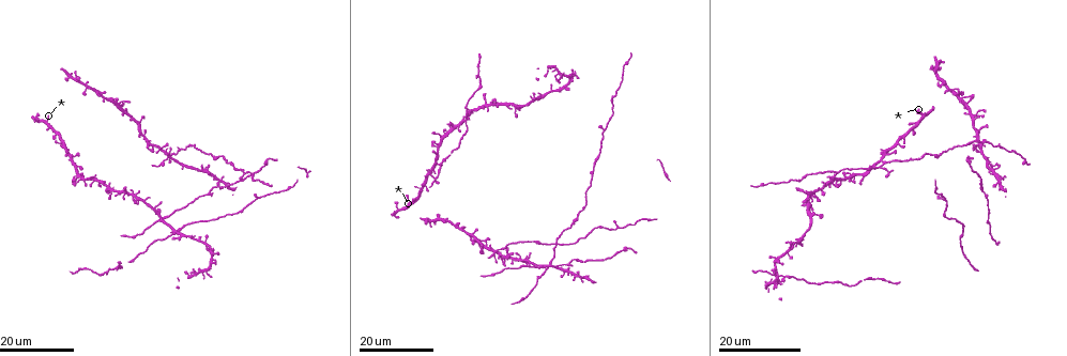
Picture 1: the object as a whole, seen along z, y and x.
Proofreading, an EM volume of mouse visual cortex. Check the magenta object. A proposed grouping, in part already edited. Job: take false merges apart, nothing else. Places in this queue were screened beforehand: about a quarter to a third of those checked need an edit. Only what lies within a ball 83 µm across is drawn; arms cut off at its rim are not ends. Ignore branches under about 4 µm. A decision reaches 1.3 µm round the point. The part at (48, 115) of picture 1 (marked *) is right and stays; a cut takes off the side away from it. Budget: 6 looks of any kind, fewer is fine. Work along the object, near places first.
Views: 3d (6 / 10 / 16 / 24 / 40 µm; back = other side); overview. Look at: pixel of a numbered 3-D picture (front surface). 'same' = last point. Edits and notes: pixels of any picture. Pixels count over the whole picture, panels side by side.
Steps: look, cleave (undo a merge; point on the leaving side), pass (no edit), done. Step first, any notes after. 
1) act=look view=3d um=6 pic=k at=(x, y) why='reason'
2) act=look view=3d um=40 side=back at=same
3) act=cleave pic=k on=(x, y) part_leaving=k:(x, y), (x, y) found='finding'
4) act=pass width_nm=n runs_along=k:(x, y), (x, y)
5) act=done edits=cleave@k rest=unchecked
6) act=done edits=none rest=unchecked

act=look view=3d um=24 pic=1 at=(959, 234)

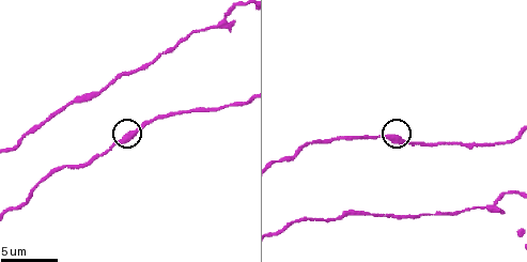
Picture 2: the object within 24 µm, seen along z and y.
act=look view=3d um=6 pic=2 at=(400, 140)

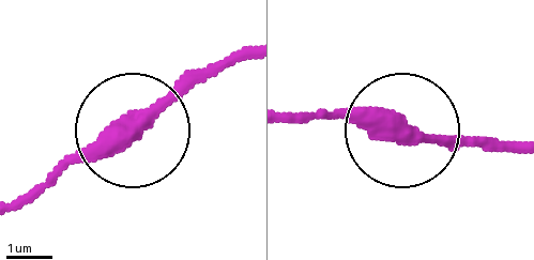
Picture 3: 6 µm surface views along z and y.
act=pass side_arm_um=19 found='continuous, no second neuron'

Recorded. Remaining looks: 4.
act=look view=3d um=16 pic=1 at=(580, 259) why='three arms meet'

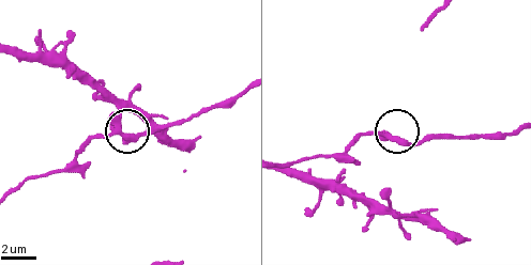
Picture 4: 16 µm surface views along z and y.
act=look view=3d um=6 pic=4 at=(128, 137)

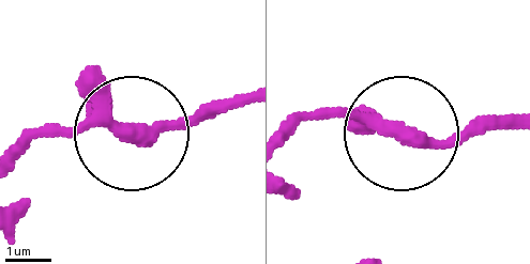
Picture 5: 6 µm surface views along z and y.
act=pass side_arm_um=20 found='continuous, no second neuron'

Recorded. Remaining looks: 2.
act=look view=3d um=24 pic=1 at=(840, 170) why='three arms meet'

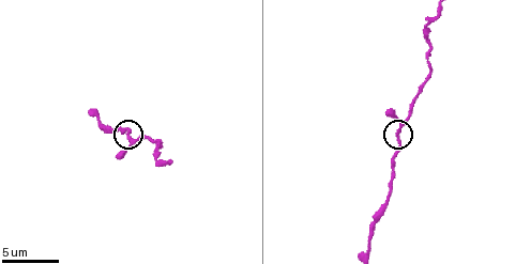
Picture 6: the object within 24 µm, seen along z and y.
act=look view=3d um=6 pic=6 at=(128, 139)

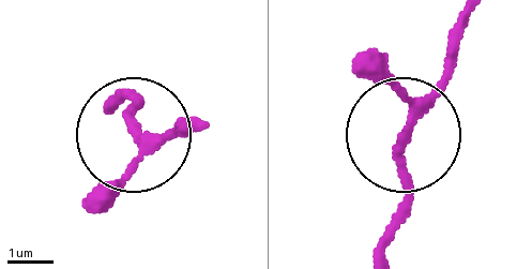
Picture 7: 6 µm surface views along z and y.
act=pass arms=3 runs_along=7:(112, 93), (131, 104), (139, 139), (200, 128) found='one neuron here'

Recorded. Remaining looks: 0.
act=done edits=none rest=unchecked

